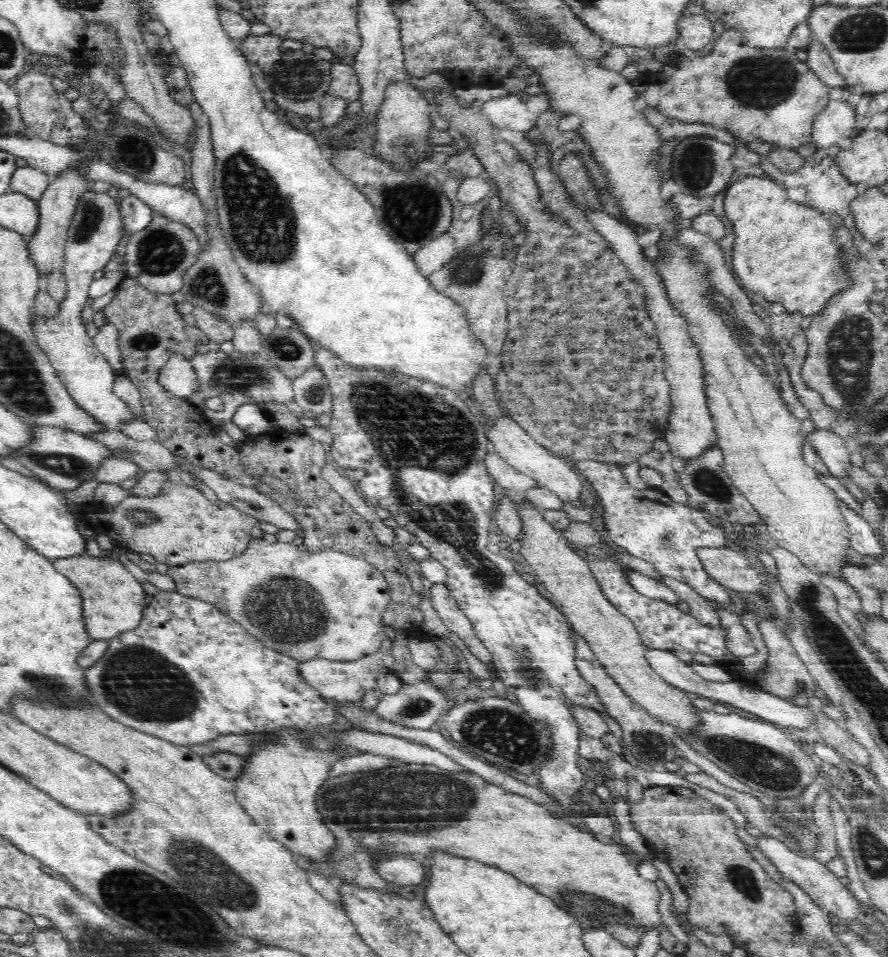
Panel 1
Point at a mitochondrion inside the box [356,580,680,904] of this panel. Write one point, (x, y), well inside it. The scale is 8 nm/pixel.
(499, 731)

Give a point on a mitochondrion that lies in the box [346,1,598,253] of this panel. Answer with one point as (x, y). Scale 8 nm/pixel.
(415, 208)

